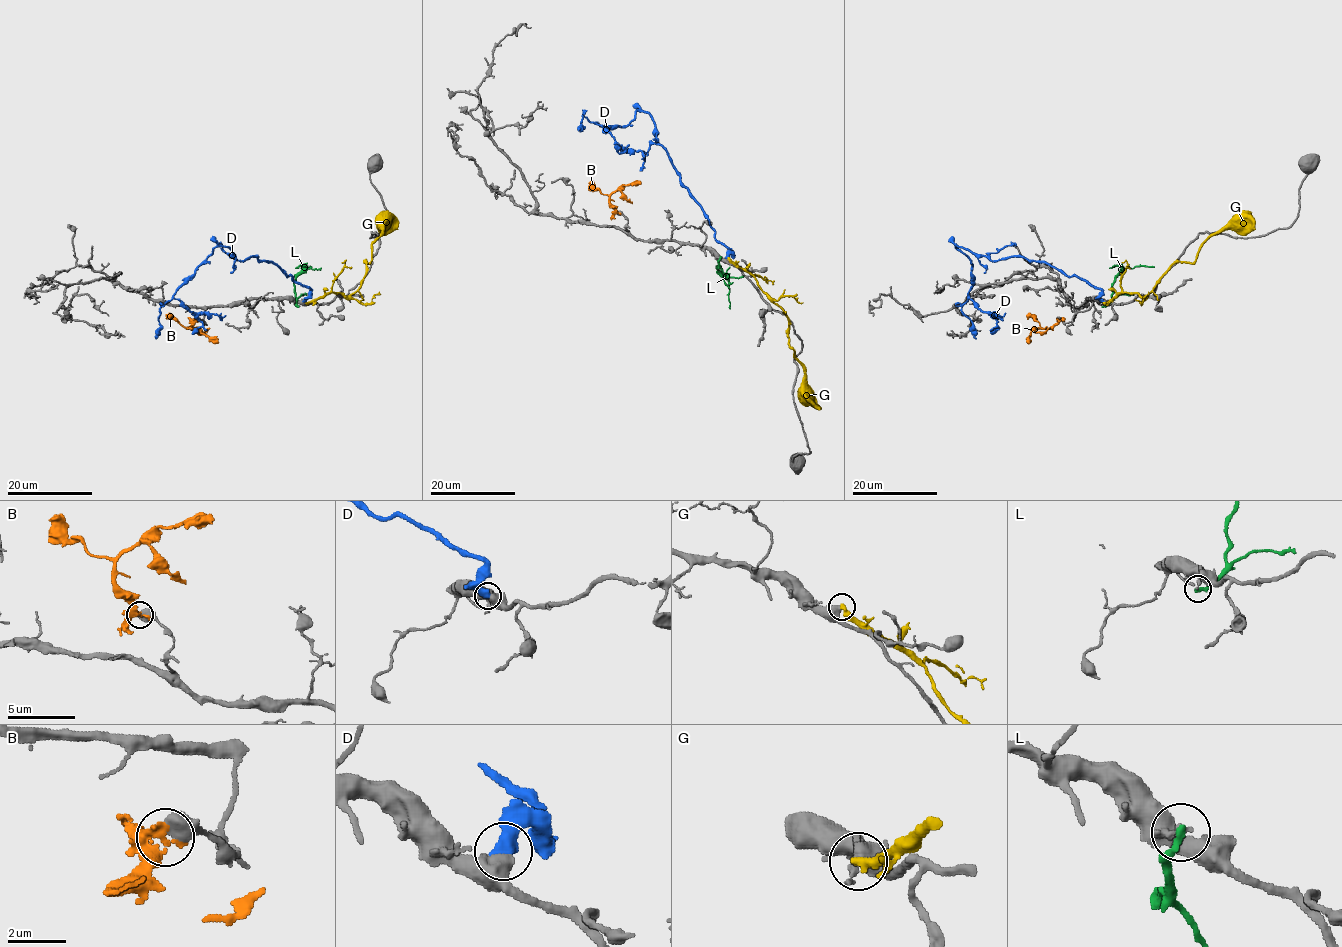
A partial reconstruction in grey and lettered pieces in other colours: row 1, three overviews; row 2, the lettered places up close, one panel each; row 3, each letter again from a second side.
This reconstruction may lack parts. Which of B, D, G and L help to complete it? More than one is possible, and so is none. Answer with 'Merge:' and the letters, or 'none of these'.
Merge: D

